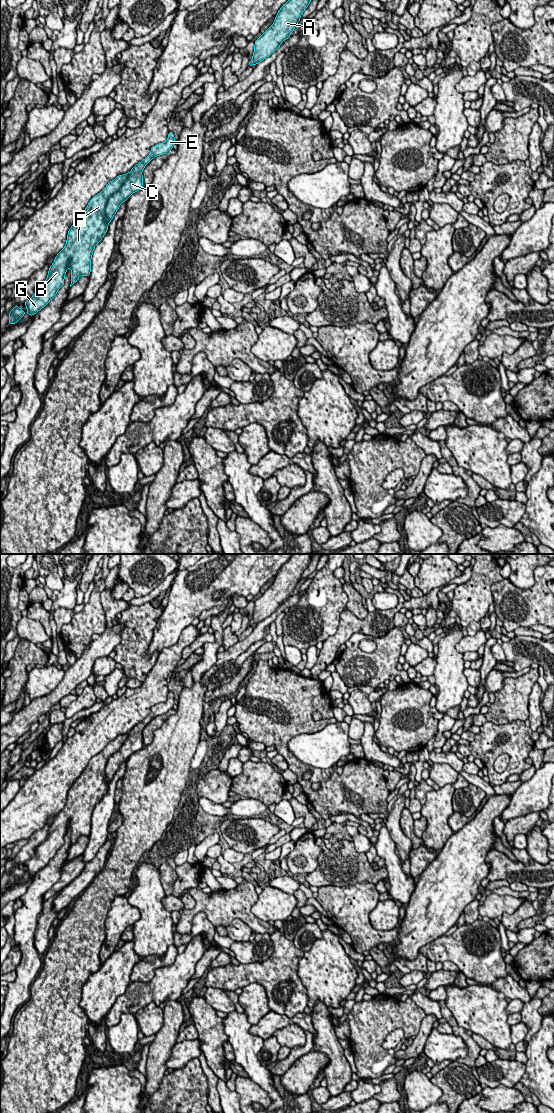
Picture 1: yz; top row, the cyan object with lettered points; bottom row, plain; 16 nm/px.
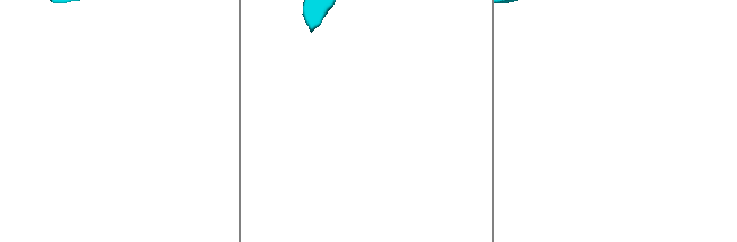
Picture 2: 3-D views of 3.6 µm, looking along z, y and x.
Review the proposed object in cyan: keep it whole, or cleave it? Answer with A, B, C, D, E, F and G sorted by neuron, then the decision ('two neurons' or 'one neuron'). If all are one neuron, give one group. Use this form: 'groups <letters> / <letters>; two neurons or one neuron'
groups A B C D E F G; one neuron

